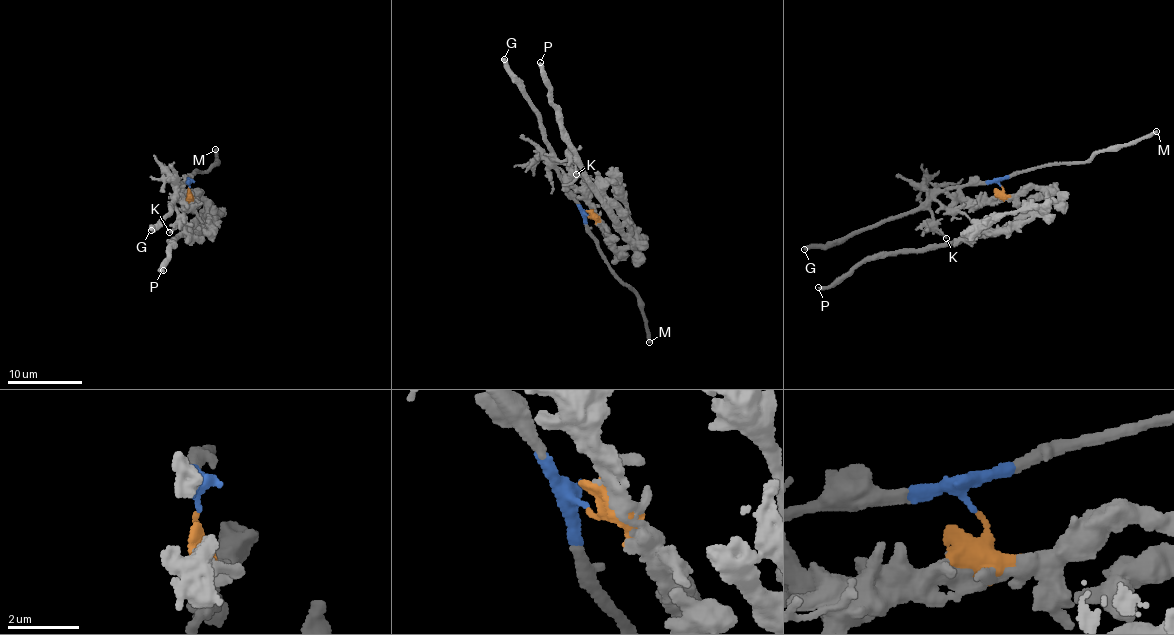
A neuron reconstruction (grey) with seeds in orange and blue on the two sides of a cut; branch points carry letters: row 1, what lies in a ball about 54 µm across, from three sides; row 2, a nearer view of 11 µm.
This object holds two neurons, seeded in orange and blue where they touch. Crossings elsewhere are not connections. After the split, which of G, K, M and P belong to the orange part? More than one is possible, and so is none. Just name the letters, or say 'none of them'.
P

